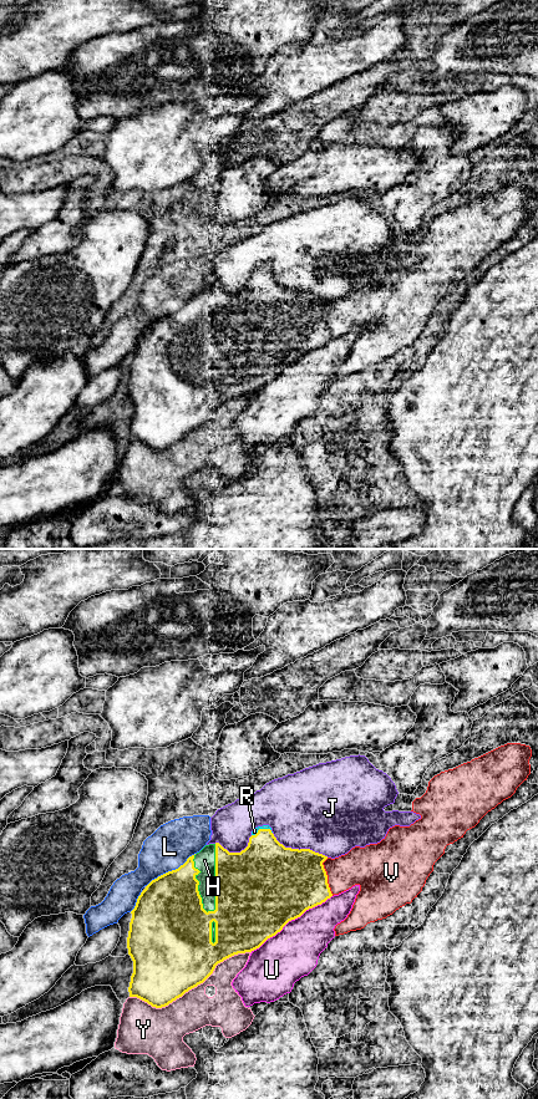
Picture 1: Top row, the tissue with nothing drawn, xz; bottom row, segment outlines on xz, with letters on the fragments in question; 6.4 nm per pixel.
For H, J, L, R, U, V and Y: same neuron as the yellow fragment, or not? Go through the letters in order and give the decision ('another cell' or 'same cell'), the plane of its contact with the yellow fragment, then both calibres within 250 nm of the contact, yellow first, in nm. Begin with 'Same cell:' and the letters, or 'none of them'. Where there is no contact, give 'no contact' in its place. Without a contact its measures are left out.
Same cell: H
H: same cell; meets yellow in xz; 500 nm thick on the yellow side, 140 nm on the other
J: another cell; meets yellow in xz; 480 nm thick on the yellow side, 480 nm on the other
L: another cell; meets yellow in xz; 420 nm thick on the yellow side, 280 nm on the other
R: another cell; meets yellow in xz; 380 nm thick on the yellow side, 40 nm on the other
U: another cell; meets yellow in xz; 500 nm thick on the yellow side, 320 nm on the other
V: another cell; meets yellow in xz; 440 nm thick on the yellow side, 240 nm on the other
Y: another cell; meets yellow in xz; 500 nm thick on the yellow side, 240 nm on the other

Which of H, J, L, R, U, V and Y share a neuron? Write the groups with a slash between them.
H / J R / L / U / V / Y

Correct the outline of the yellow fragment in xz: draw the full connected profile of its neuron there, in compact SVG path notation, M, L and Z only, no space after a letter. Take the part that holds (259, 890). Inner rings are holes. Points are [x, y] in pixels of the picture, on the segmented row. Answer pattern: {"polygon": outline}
{"polygon": "M259 829L240 853L229 853L219 843L205 845L178 869L152 880L131 911L127 937L133 973L130 997L162 1008L203 983L224 960L259 948L291 920L321 905L333 896L323 863L328 856L310 849L291 849L280 844L270 829Z"}

